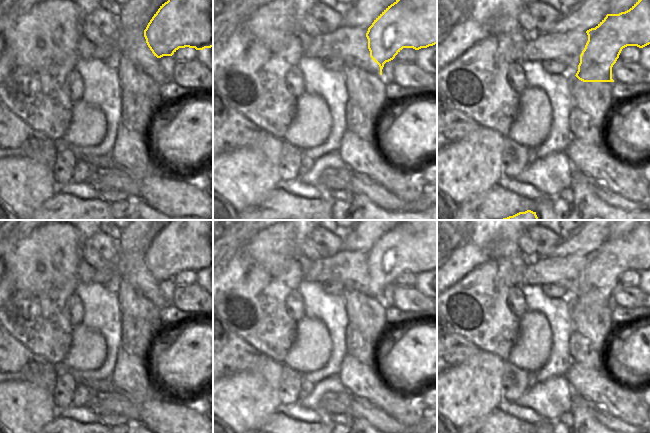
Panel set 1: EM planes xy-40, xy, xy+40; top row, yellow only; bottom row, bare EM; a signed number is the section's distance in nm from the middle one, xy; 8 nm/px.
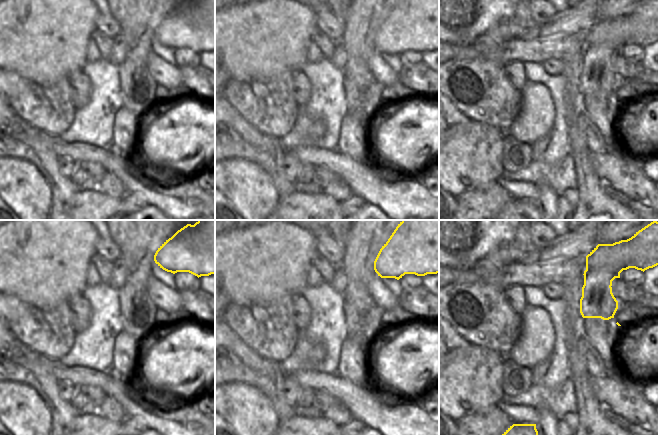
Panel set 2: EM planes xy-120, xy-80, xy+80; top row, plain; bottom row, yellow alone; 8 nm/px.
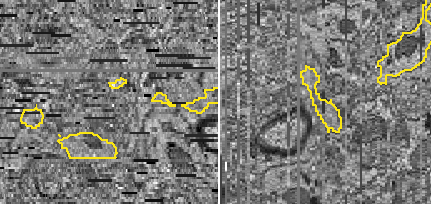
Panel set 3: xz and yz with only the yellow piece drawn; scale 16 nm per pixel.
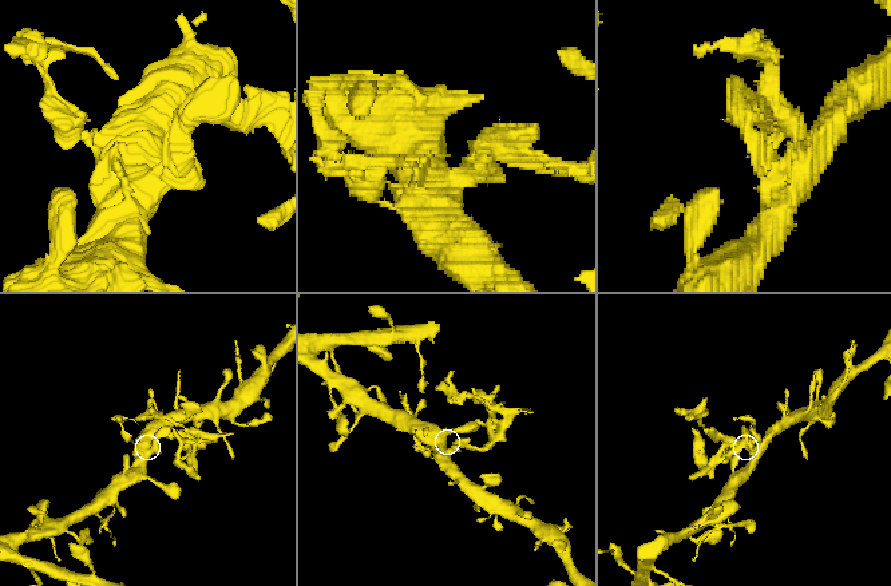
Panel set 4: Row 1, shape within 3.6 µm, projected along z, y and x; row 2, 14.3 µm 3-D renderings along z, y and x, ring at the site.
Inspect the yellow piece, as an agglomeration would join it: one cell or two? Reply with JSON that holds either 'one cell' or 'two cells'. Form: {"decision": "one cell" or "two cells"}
{"decision": "two cells"}

